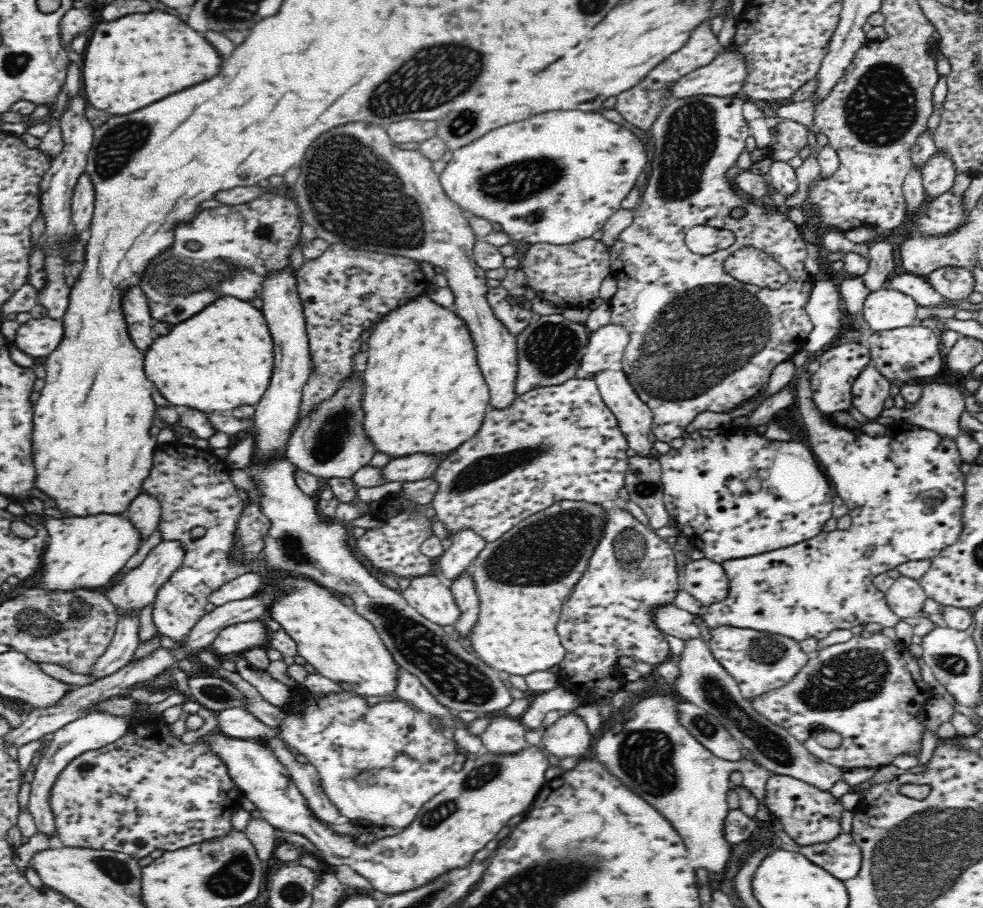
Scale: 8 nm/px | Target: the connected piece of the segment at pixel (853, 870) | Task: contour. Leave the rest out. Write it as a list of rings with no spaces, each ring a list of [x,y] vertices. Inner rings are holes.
[[[840,833],[834,840],[812,846],[797,848],[818,866],[828,868],[832,874],[838,874],[840,880],[855,878],[861,869],[862,851],[852,835]]]

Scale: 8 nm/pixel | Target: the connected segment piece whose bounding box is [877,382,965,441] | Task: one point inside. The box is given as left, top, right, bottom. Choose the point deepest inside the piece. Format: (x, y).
(939, 410)

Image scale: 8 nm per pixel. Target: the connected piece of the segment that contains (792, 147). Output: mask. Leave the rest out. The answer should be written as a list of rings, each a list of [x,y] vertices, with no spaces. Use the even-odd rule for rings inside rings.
[[[780,119],[778,134],[771,140],[768,153],[773,160],[788,162],[808,146],[808,129],[793,120]]]

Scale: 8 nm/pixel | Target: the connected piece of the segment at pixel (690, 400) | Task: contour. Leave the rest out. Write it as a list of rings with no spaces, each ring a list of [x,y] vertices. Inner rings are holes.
[[[694,95],[684,98],[673,98],[668,102],[668,106],[664,108],[664,112],[652,124],[651,138],[654,139],[652,172],[646,179],[640,204],[633,210],[635,214],[633,222],[620,234],[620,238],[616,240],[616,244],[610,247],[610,273],[616,278],[617,282],[616,292],[608,301],[611,310],[611,323],[621,326],[627,332],[629,338],[620,367],[628,377],[632,388],[637,392],[637,396],[651,409],[653,413],[652,433],[656,435],[660,442],[670,443],[676,438],[685,437],[687,427],[702,412],[728,413],[733,409],[740,408],[742,403],[748,400],[748,398],[764,391],[772,368],[776,364],[784,362],[784,360],[792,360],[802,350],[806,344],[807,336],[813,329],[812,319],[808,316],[805,306],[808,302],[812,286],[814,286],[815,279],[804,273],[804,261],[808,258],[808,242],[800,234],[801,227],[788,219],[785,209],[770,210],[759,202],[749,202],[748,199],[742,198],[739,191],[726,178],[726,170],[730,166],[734,166],[734,162],[736,162],[738,156],[744,152],[746,138],[751,136],[751,131],[746,125],[746,120],[742,113],[742,104],[744,102],[745,97],[743,95],[732,97]],[[736,208],[746,209],[744,215],[738,218],[734,217],[732,212]],[[694,226],[712,226],[720,230],[729,230],[734,233],[735,241],[728,248],[711,255],[704,256],[693,253],[686,244],[686,234]],[[746,245],[752,245],[752,247],[765,252],[788,271],[789,280],[782,288],[770,290],[768,288],[752,287],[750,284],[738,282],[738,279],[726,274],[723,267],[724,259],[731,252]]]

